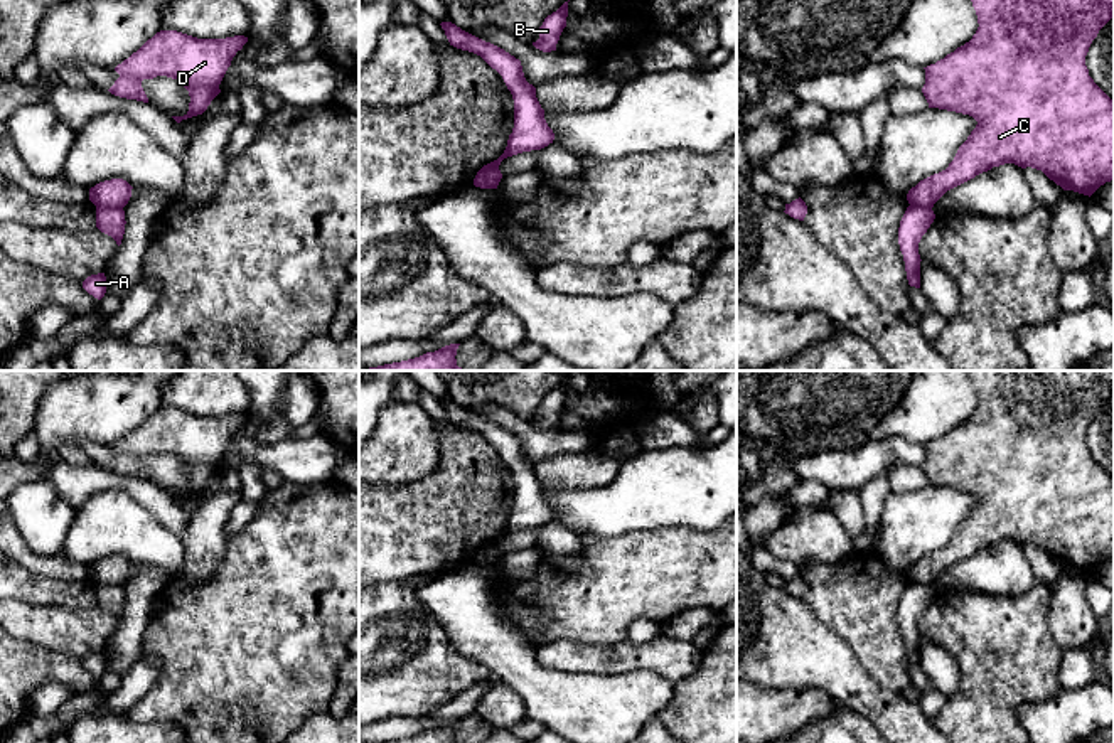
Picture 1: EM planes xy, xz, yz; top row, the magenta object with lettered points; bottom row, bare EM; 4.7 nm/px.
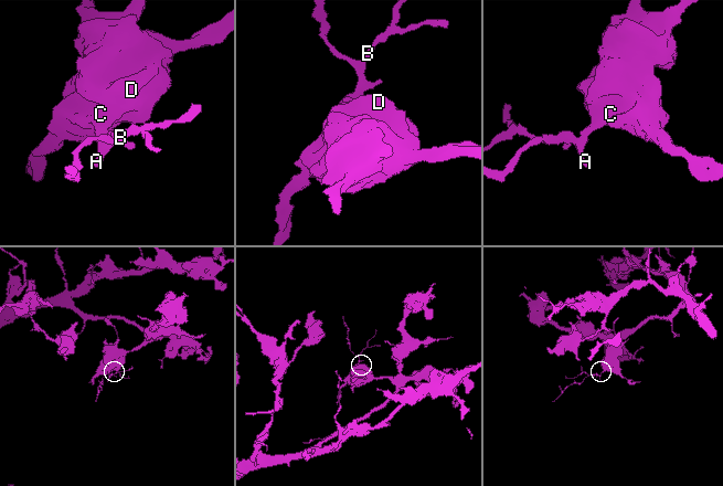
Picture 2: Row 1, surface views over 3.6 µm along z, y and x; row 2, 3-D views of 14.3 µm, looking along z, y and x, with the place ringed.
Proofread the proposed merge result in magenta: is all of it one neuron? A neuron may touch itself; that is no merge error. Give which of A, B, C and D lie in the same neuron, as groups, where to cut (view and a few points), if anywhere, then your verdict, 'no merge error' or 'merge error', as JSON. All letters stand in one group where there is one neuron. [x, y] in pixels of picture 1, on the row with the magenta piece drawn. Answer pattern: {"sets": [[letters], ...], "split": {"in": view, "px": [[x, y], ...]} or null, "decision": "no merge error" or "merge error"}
{"sets": [["A", "B"], ["C", "D"]], "split": {"in": "xy", "px": [[96, 206], [118, 206], [122, 209]]}, "decision": "merge error"}

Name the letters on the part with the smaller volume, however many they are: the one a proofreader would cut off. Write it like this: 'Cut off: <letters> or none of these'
Cut off: A, B

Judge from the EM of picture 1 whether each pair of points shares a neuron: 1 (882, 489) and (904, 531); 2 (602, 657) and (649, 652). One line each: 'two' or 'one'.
1: two
2: one

